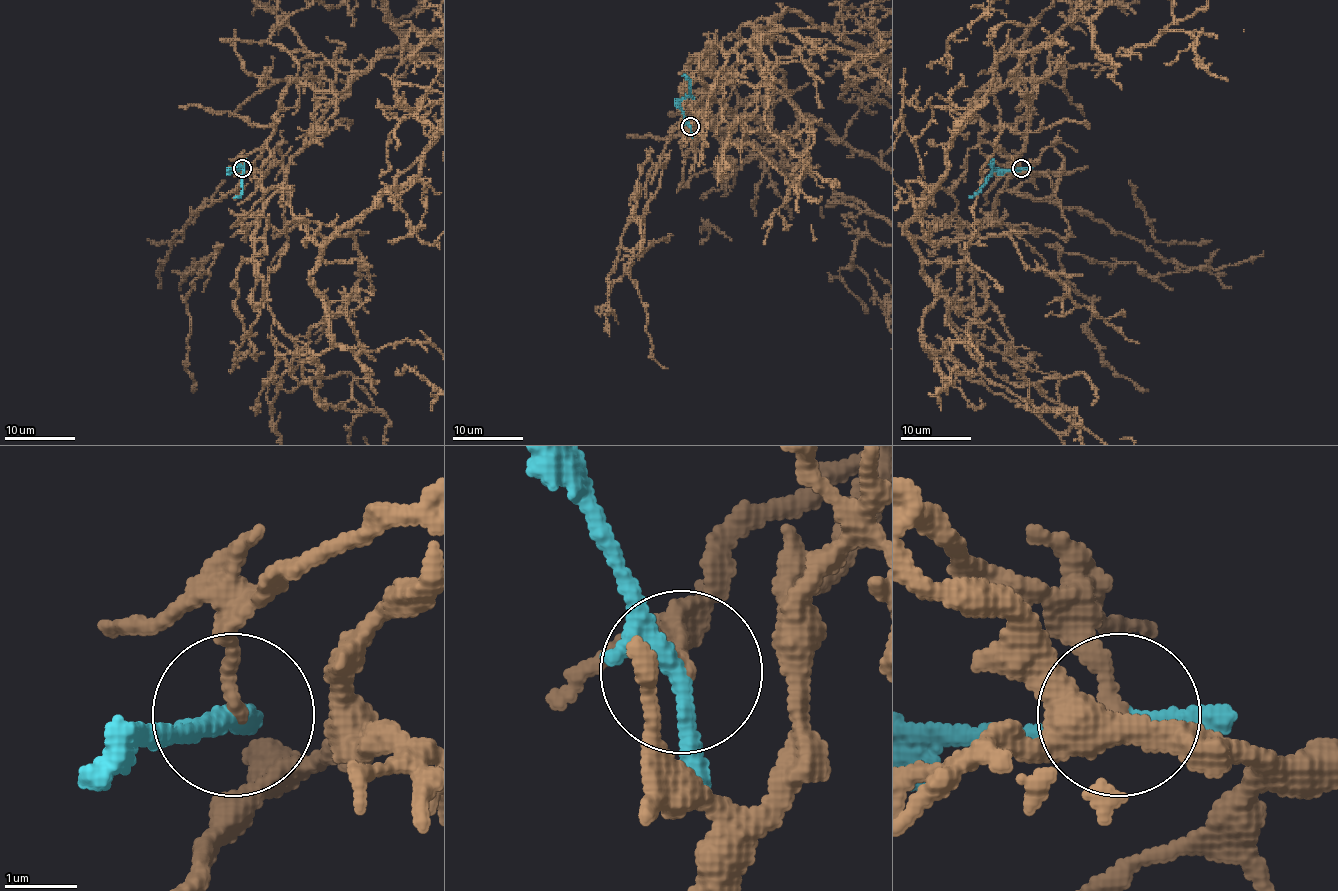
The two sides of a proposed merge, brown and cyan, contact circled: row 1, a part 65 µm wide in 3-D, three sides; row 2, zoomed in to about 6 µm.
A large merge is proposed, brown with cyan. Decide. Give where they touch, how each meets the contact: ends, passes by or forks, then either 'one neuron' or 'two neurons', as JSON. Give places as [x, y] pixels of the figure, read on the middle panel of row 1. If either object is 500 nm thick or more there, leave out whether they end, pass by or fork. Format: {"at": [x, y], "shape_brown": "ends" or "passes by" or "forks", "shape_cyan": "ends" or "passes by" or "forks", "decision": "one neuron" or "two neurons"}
{"at": [690, 126], "shape_brown": "ends", "shape_cyan": "passes by", "decision": "two neurons"}

